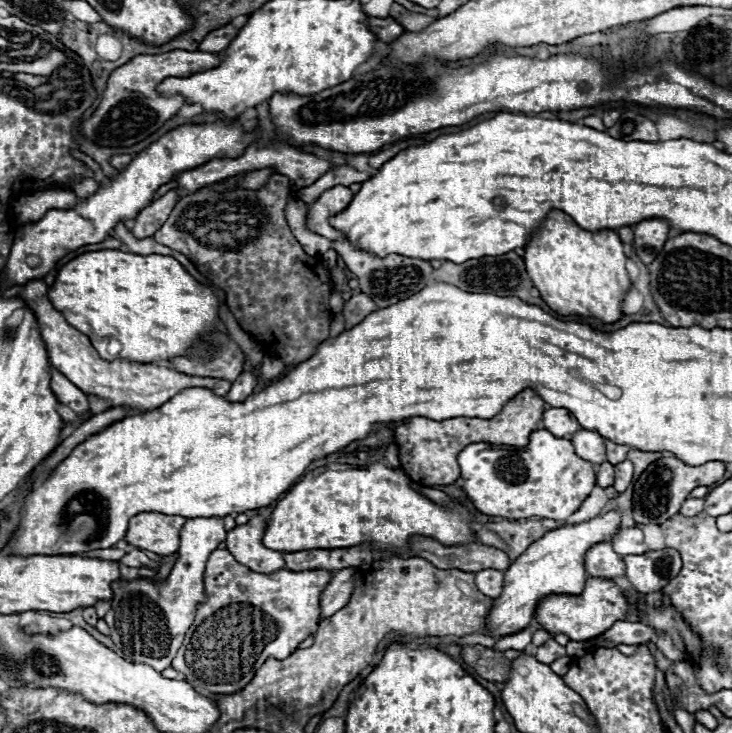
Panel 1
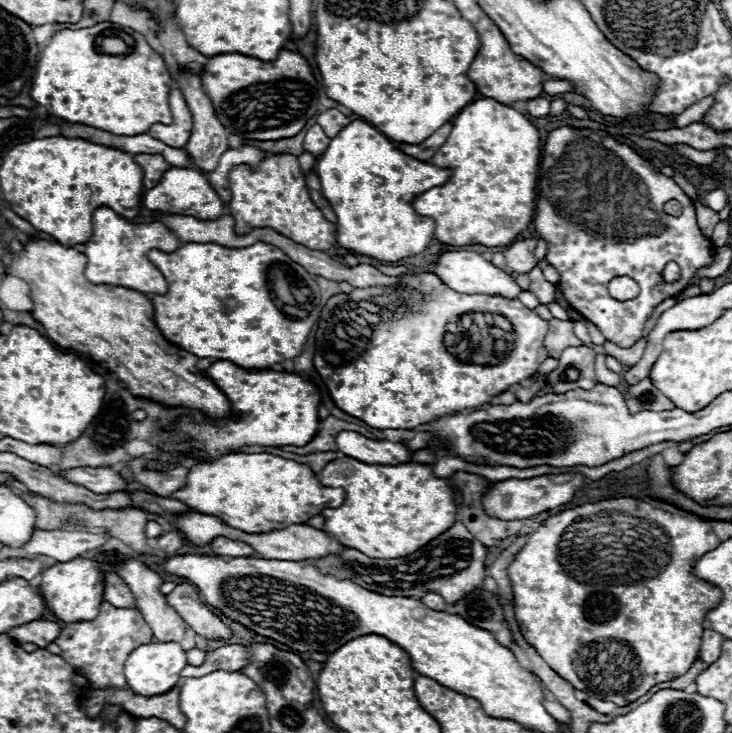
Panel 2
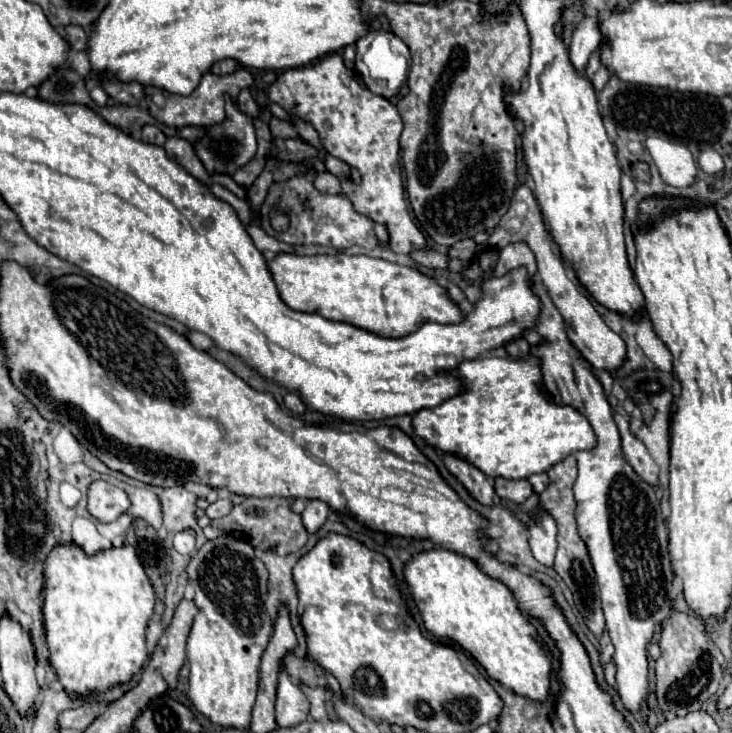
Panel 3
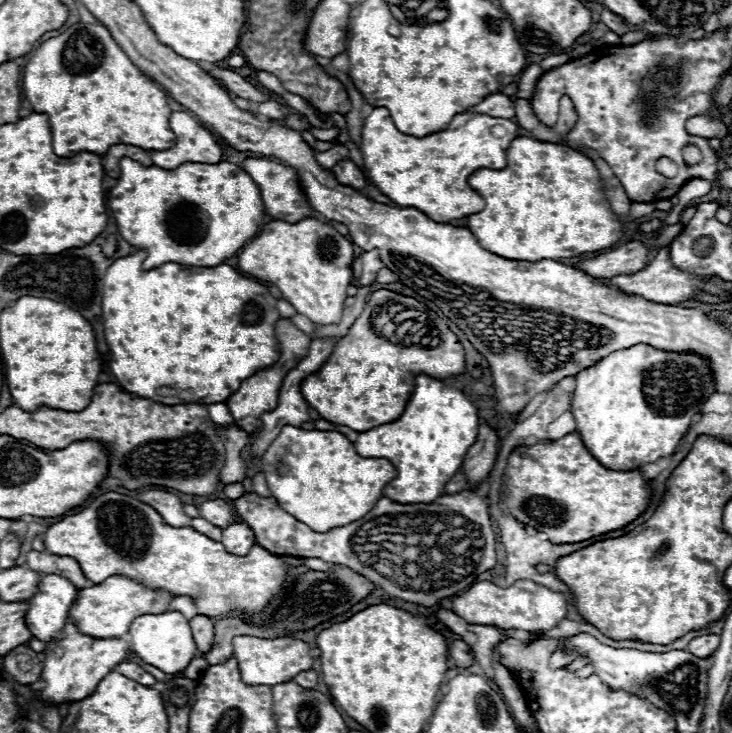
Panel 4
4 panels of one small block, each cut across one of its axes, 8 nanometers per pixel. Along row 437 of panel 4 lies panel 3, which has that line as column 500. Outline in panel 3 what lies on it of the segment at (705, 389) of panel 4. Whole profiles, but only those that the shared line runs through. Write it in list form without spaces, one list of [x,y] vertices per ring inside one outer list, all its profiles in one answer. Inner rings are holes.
[[[446,548],[420,552],[406,564],[404,576],[428,632],[436,638],[452,638],[458,642],[492,680],[514,694],[532,702],[546,702],[550,694],[552,658],[536,640],[536,628],[520,610],[518,600],[504,582],[484,574],[472,558]]]

